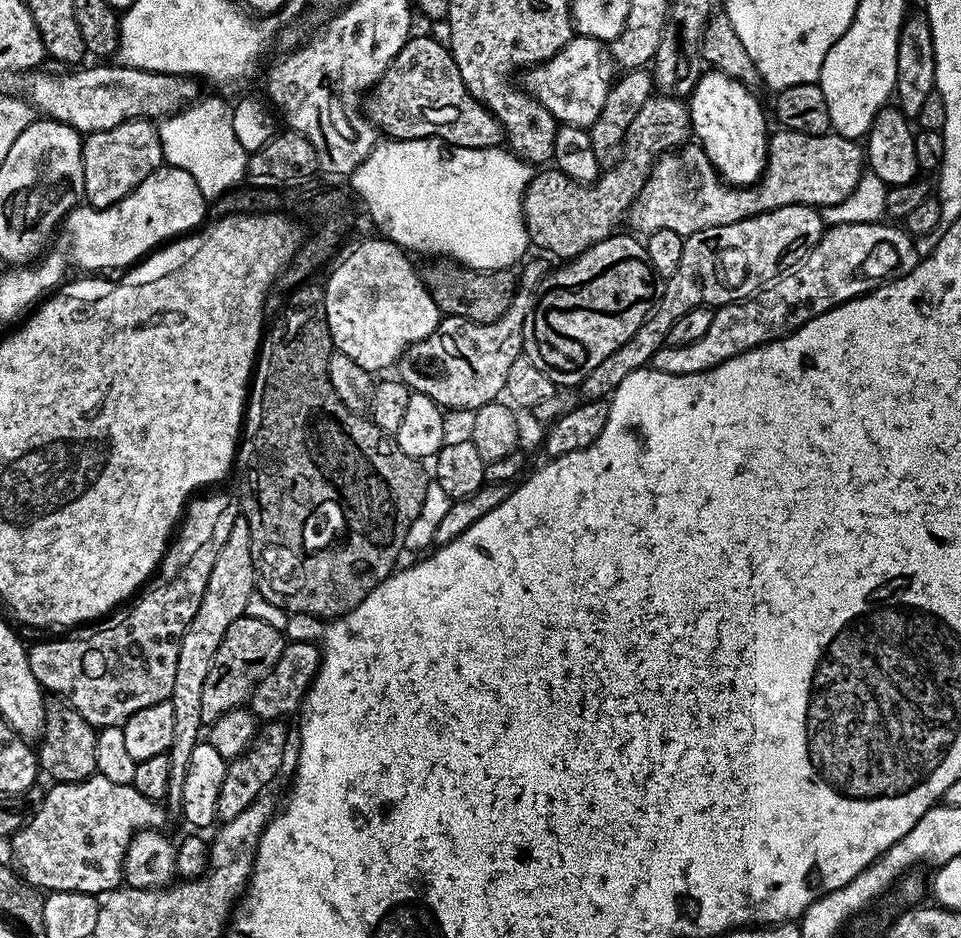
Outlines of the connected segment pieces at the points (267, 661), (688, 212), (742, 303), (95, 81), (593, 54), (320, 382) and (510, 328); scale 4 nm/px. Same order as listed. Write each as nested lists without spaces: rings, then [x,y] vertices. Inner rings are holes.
[[[247,614],[234,618],[234,623],[226,630],[226,638],[222,638],[222,646],[218,646],[218,654],[214,654],[214,666],[210,666],[210,674],[206,674],[206,686],[202,686],[202,718],[204,724],[213,724],[226,710],[234,710],[247,705],[252,692],[275,668],[286,643],[283,631],[270,622],[262,622],[262,618],[254,618]]]
[[[776,130],[768,141],[768,165],[764,167],[764,175],[755,186],[729,186],[704,153],[703,147],[696,142],[688,142],[683,146],[664,153],[646,178],[636,201],[628,209],[627,223],[632,223],[640,234],[654,230],[674,230],[686,237],[698,230],[706,230],[710,226],[726,226],[730,222],[744,220],[748,216],[757,216],[760,212],[769,212],[778,206],[791,204],[811,204],[819,209],[842,202],[859,184],[866,172],[866,152],[857,141],[829,134],[798,134],[787,130]]]
[[[850,222],[825,227],[822,238],[804,260],[800,260],[777,280],[765,284],[759,292],[748,296],[745,300],[735,300],[729,304],[719,305],[714,311],[714,322],[706,329],[706,334],[698,338],[698,342],[690,342],[690,346],[681,348],[662,347],[656,351],[651,367],[662,374],[698,374],[742,354],[746,350],[754,350],[758,346],[768,344],[791,332],[797,332],[802,325],[818,318],[818,314],[826,314],[834,306],[846,303],[859,296],[864,296],[873,288],[879,288],[889,278],[904,276],[918,262],[915,252],[916,241],[903,227],[893,226],[888,222],[872,223]]]
[[[119,62],[97,64],[97,68],[69,71],[69,76],[51,76],[45,70],[20,74],[15,77],[15,91],[27,97],[37,113],[60,120],[81,134],[110,130],[110,126],[122,126],[127,120],[167,118],[195,104],[202,96],[201,81],[191,75],[128,68]]]
[[[576,34],[570,43],[558,50],[558,54],[554,54],[543,64],[534,64],[527,69],[523,73],[522,87],[543,108],[550,110],[553,118],[561,125],[588,130],[598,114],[602,114],[602,106],[606,106],[608,89],[614,83],[611,67],[613,65],[610,63],[609,53],[601,41]]]
[[[308,282],[302,290],[295,293],[292,305],[277,318],[271,321],[270,327],[263,333],[254,365],[254,375],[250,380],[250,391],[246,397],[246,411],[242,421],[242,439],[238,444],[238,464],[244,467],[244,508],[242,515],[250,526],[250,554],[256,567],[256,591],[266,598],[266,602],[274,602],[274,606],[282,606],[289,614],[301,612],[317,618],[335,618],[345,616],[358,602],[370,595],[397,567],[396,559],[405,551],[406,530],[414,518],[418,518],[418,510],[422,510],[422,498],[426,498],[426,486],[430,476],[424,473],[425,465],[419,460],[410,458],[396,445],[389,433],[378,430],[367,415],[346,410],[342,398],[334,394],[334,386],[328,377],[328,359],[334,351],[330,326],[326,322],[326,306],[324,305],[324,289],[316,282]]]
[[[547,259],[530,260],[523,265],[524,273],[519,273],[512,305],[502,318],[489,324],[475,324],[466,318],[444,316],[429,336],[422,338],[422,342],[414,342],[396,361],[394,372],[399,380],[412,391],[434,398],[445,410],[475,410],[493,403],[499,397],[496,395],[504,392],[506,374],[510,374],[514,358],[522,354],[526,314],[534,303],[534,293],[550,271]]]

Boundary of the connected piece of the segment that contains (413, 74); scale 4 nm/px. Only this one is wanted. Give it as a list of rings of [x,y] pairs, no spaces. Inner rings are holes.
[[[413,35],[390,62],[386,74],[366,96],[366,115],[385,137],[393,140],[437,139],[453,148],[494,148],[505,139],[504,127],[466,90],[462,74],[447,43],[439,44],[428,36]]]

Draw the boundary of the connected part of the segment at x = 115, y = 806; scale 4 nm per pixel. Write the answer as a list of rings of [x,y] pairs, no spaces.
[[[98,774],[73,784],[56,782],[51,786],[44,793],[38,814],[10,838],[20,875],[45,893],[103,894],[121,887],[124,859],[133,836],[144,828],[163,829],[165,809],[138,794],[131,784],[110,782]]]

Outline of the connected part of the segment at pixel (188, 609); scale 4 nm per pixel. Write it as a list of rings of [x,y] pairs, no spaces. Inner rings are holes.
[[[220,496],[217,500],[204,501],[199,499],[193,499],[187,505],[186,515],[178,528],[178,535],[169,543],[168,550],[164,553],[163,567],[168,567],[172,573],[165,580],[158,581],[156,588],[149,587],[131,605],[133,608],[125,616],[118,617],[113,624],[108,624],[105,628],[80,626],[71,634],[61,635],[64,636],[61,640],[44,640],[41,644],[28,648],[30,670],[41,689],[48,694],[57,692],[60,695],[57,697],[63,703],[71,704],[74,710],[78,710],[78,714],[82,714],[82,718],[86,718],[86,722],[90,722],[94,729],[119,728],[131,716],[138,714],[138,710],[146,710],[146,706],[154,706],[163,700],[172,699],[174,670],[178,667],[178,646],[182,646],[182,638],[194,614],[198,614],[198,606],[202,606],[202,594],[206,594],[210,570],[214,570],[218,550],[226,546],[226,538],[230,538],[232,525],[231,519],[220,520],[228,512],[226,497]],[[200,512],[216,521],[213,524],[200,524]]]

